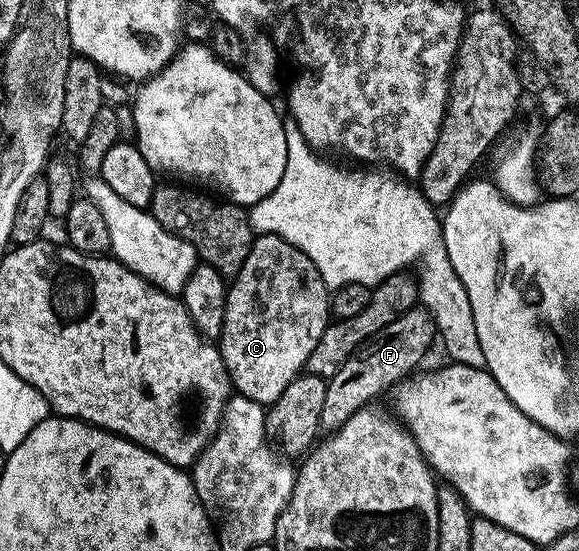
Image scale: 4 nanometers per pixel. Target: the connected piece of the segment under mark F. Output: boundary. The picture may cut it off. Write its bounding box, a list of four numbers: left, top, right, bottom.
[321,308,435,432]

